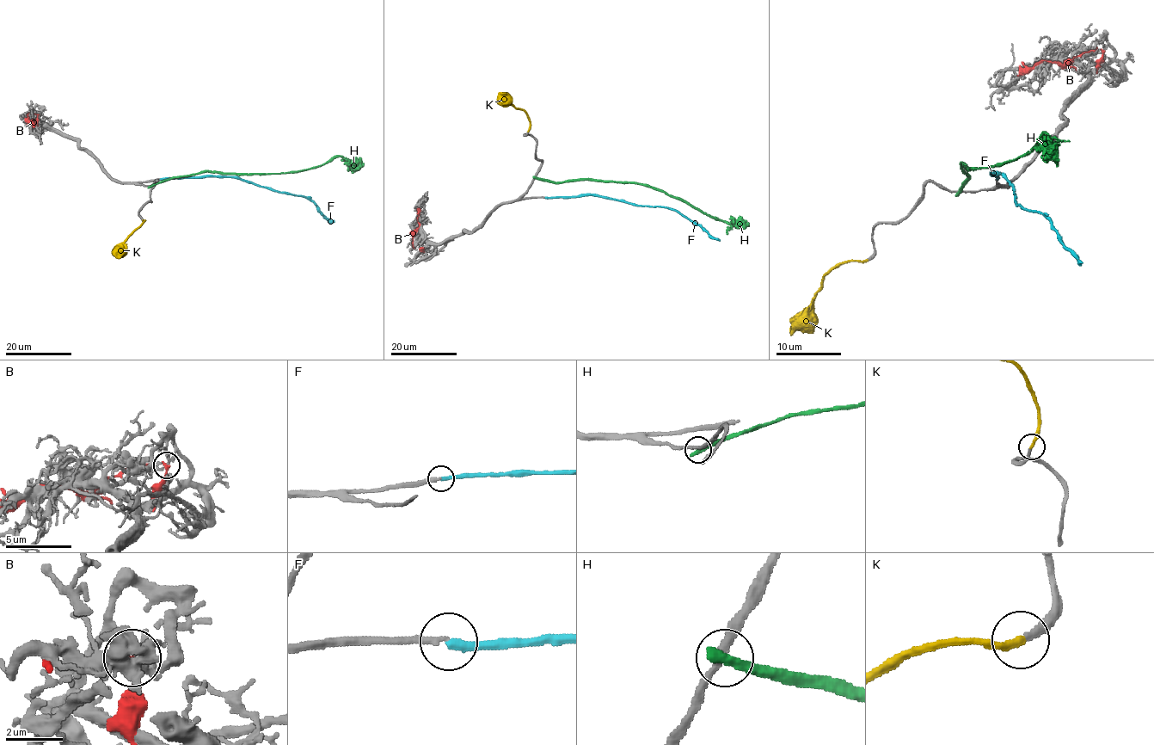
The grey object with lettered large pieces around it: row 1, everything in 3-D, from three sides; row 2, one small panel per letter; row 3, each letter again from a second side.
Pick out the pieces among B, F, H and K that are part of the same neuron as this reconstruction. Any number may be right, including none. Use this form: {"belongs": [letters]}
{"belongs": ["F", "K"]}

